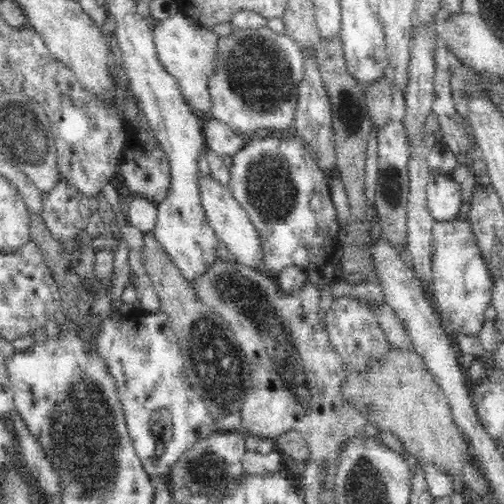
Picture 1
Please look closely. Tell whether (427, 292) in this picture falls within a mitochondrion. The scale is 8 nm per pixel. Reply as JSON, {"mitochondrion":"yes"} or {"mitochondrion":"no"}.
{"mitochondrion":"no"}

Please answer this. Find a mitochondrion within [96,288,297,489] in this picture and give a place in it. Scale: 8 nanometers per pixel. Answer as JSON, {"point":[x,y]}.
{"point":[209,345]}

